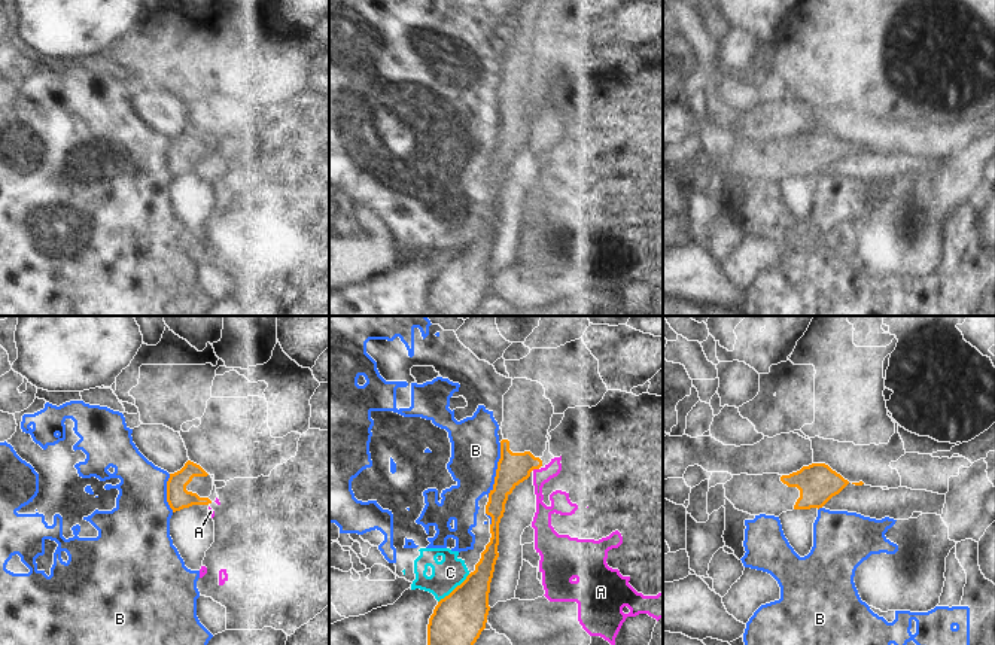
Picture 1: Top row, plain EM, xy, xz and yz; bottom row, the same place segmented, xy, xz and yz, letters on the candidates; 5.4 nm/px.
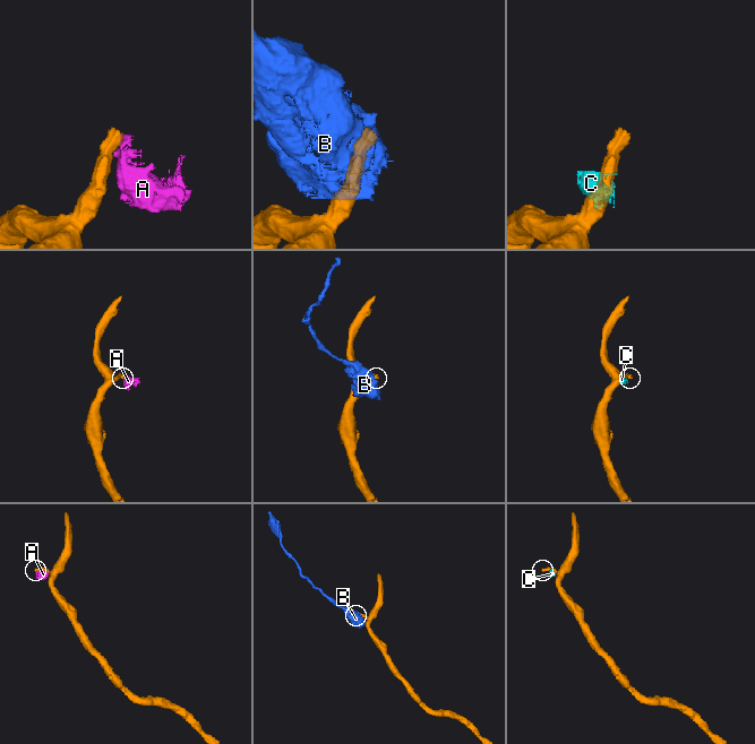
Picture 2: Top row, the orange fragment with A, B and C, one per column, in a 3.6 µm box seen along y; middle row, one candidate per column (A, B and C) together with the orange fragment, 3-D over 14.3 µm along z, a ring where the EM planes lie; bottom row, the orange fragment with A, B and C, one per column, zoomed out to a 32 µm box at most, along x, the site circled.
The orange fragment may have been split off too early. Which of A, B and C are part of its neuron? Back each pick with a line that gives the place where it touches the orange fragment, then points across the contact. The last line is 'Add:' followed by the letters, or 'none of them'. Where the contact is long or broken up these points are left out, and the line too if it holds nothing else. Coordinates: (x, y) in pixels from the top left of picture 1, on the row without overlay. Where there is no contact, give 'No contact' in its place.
Add: none of them.

